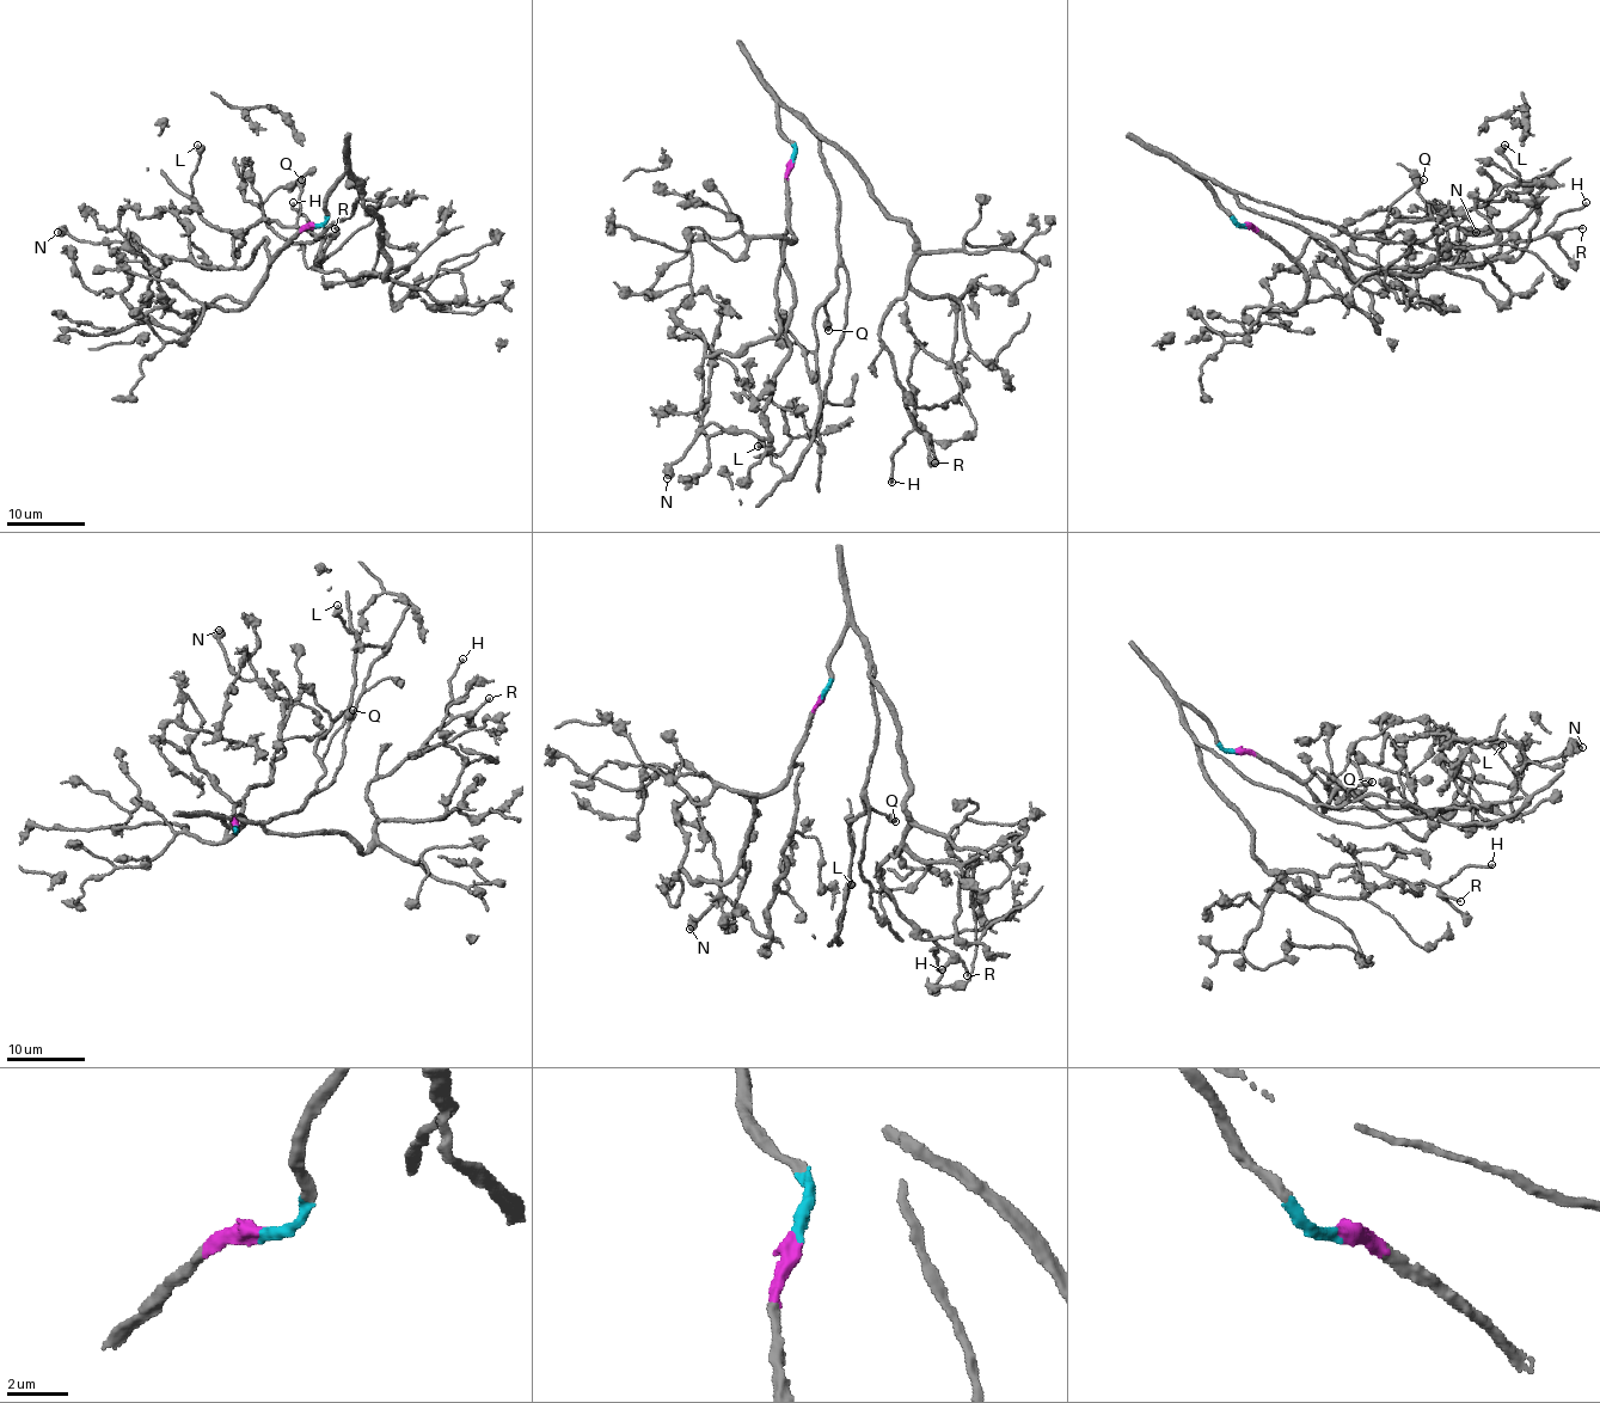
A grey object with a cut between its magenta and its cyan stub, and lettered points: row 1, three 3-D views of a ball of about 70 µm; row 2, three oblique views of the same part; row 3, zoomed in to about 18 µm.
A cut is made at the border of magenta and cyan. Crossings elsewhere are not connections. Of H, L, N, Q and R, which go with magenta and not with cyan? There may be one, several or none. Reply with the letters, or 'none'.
N

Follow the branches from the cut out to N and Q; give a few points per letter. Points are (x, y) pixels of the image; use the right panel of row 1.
N: (1245, 225), (1294, 258), (1316, 238), (1365, 268), (1456, 258), (1473, 268), (1444, 243), (1477, 232)
Q: (1245, 226), (1239, 226), (1199, 173), (1242, 195), (1342, 226), (1352, 234), (1380, 231), (1390, 209), (1423, 179)

